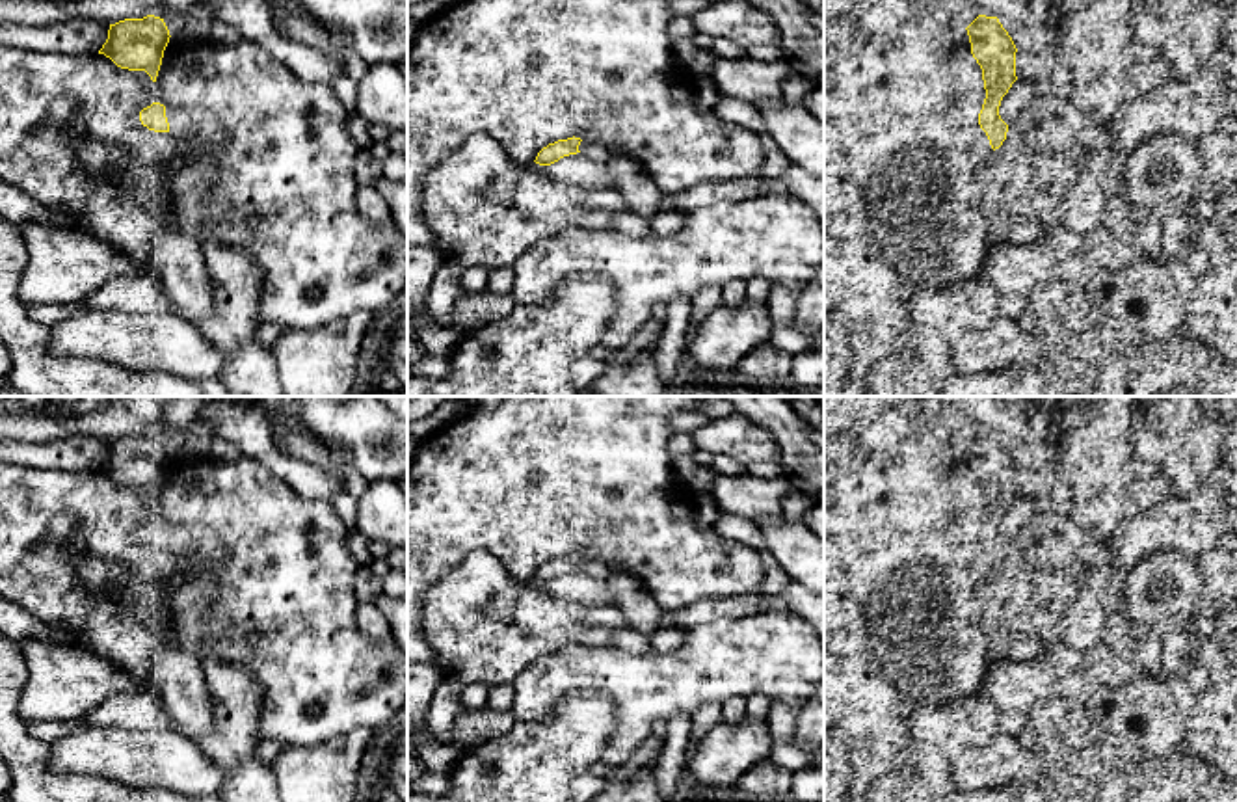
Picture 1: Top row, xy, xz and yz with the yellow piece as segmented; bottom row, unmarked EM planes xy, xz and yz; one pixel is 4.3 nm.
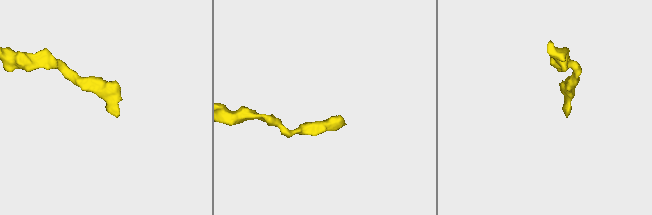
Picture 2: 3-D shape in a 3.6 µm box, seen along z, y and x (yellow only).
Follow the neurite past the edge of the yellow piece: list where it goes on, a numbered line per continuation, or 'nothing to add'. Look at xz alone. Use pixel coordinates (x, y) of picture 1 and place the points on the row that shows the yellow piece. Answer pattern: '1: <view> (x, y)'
1: xz (598, 151)

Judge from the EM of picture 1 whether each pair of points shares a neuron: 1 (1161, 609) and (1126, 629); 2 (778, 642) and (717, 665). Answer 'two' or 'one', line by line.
1: two
2: one

